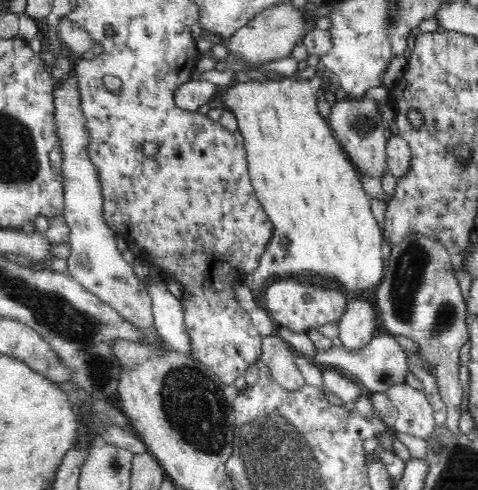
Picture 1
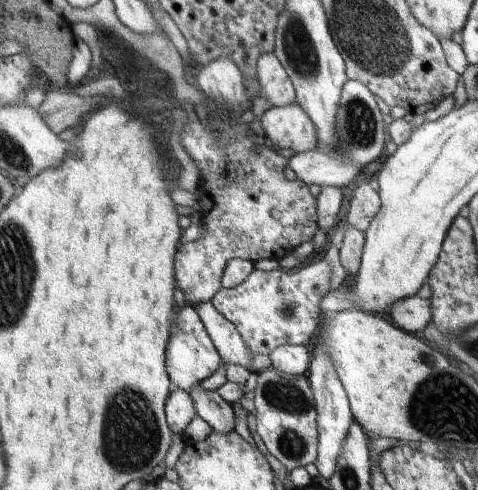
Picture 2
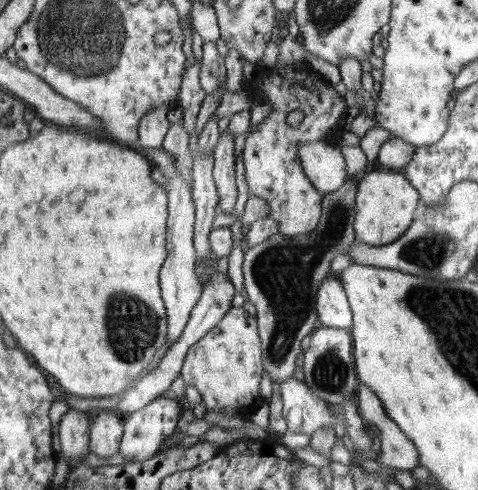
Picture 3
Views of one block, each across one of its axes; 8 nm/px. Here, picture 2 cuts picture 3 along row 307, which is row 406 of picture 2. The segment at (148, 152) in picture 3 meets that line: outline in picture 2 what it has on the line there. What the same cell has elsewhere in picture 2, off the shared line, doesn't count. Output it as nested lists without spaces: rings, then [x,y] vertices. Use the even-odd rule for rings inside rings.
[[[171,388],[171,394],[165,400],[165,422],[171,434],[183,434],[187,424],[197,418],[197,412],[193,408],[193,400],[187,392]]]

